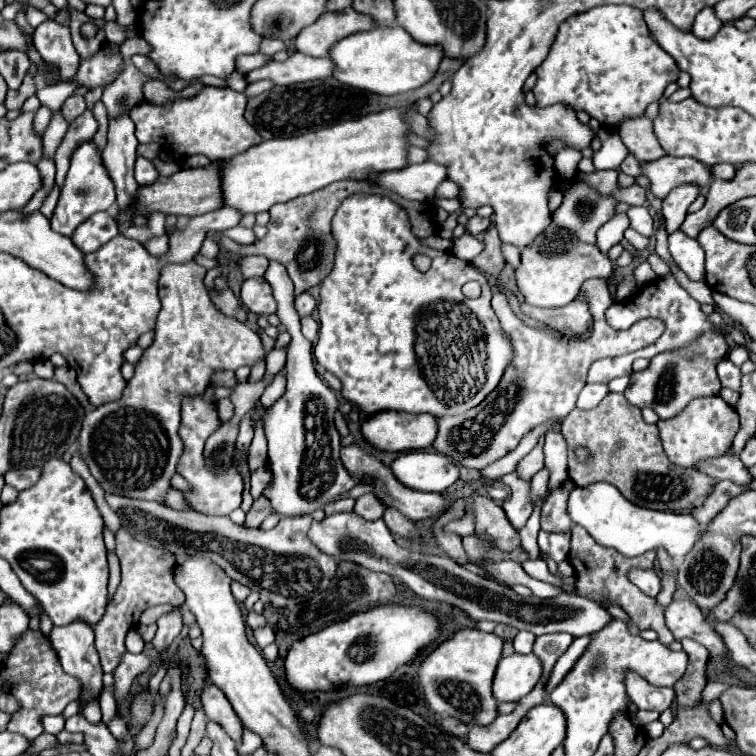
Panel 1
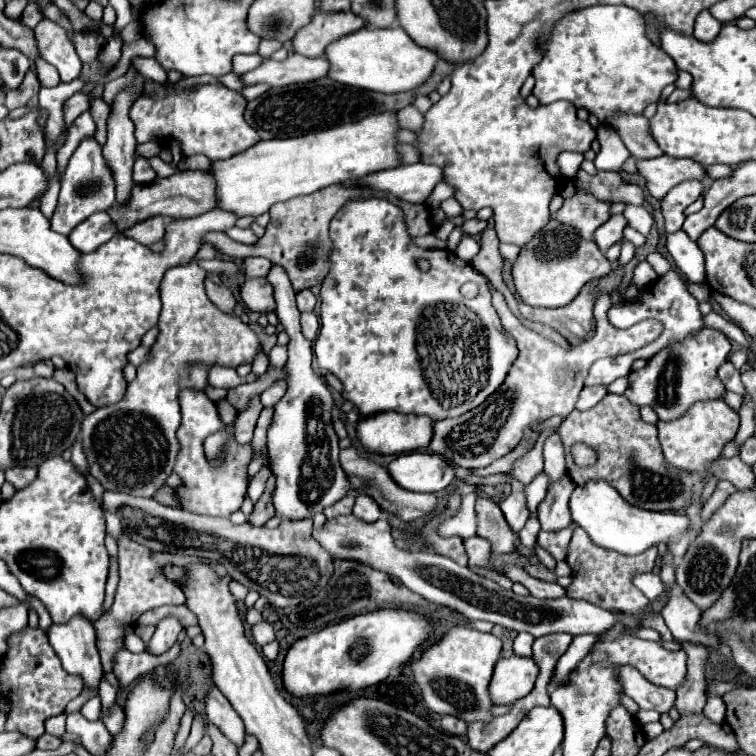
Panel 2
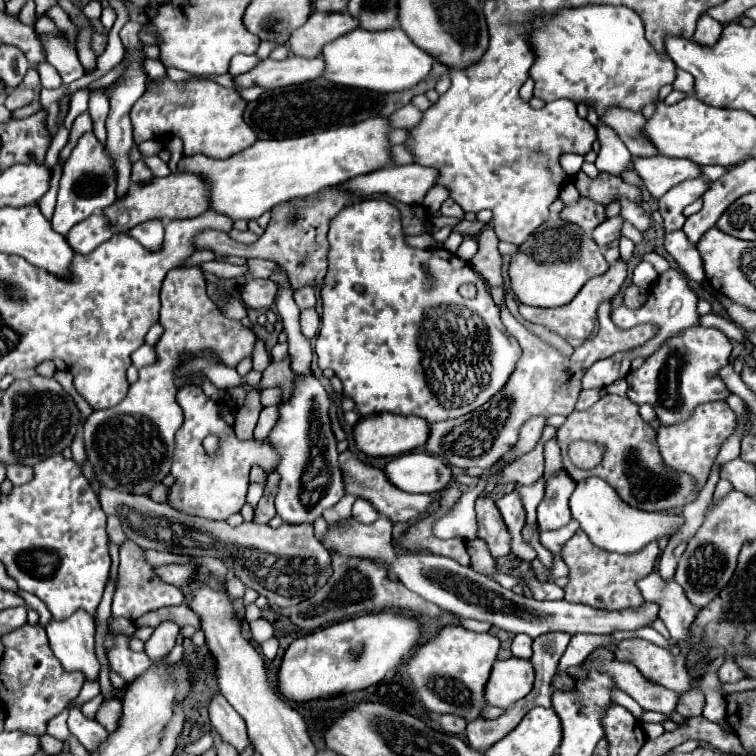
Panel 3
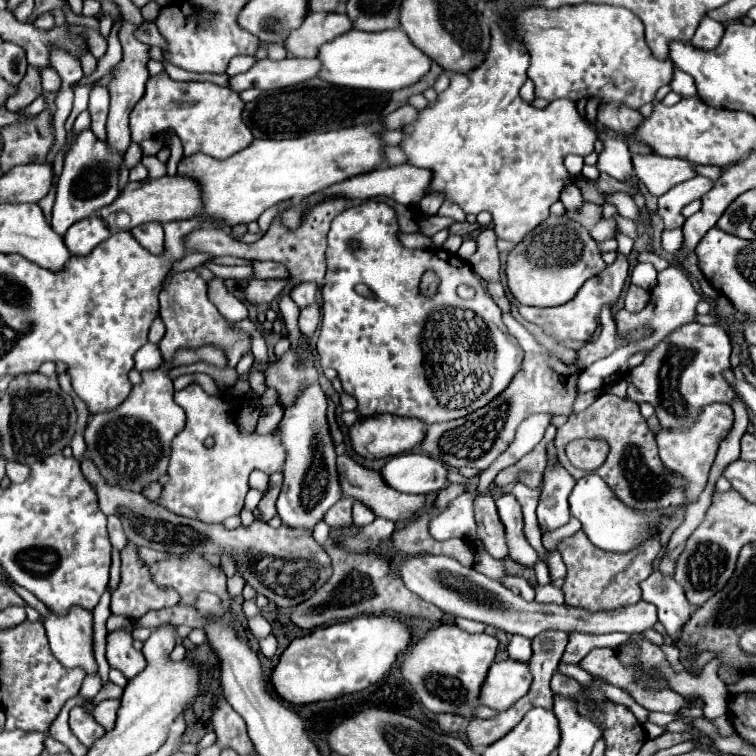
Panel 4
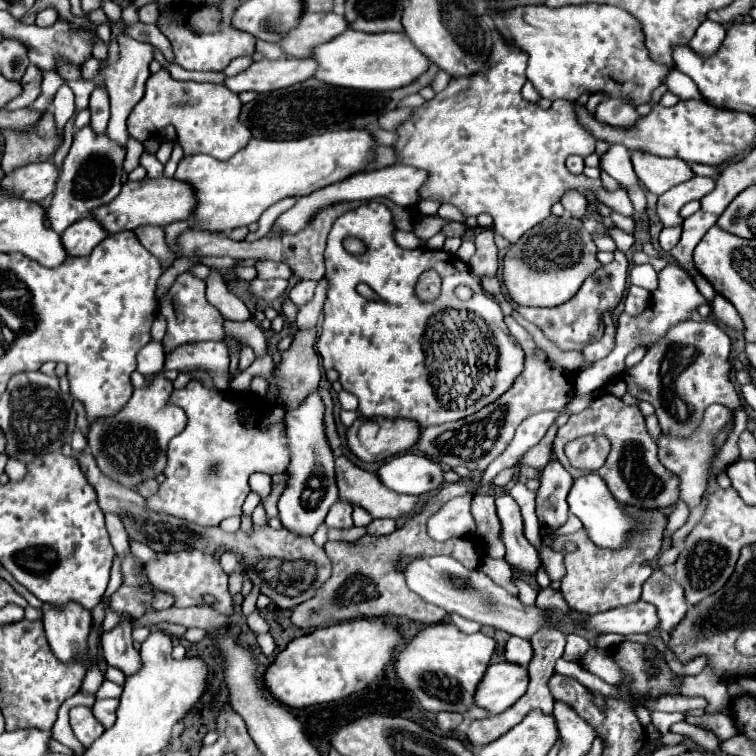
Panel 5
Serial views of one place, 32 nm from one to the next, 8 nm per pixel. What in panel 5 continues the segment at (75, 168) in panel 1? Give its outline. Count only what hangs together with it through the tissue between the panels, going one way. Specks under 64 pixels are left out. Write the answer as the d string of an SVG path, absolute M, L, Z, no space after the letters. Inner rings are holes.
M84 126L76 130L72 148L62 164L62 174L58 180L58 188L52 196L50 206L46 208L46 218L54 232L62 234L70 224L88 216L96 206L106 204L116 198L122 188L122 162L126 158L126 148L120 144L112 144L106 132L96 134L92 126Z

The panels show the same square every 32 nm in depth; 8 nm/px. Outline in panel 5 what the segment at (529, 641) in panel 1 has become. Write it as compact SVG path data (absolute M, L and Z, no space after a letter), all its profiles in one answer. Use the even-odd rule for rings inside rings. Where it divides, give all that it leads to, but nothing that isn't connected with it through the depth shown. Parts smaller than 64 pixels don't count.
M510 636L510 640L506 642L506 648L504 648L504 658L510 662L510 664L520 664L520 666L528 666L530 660L534 658L534 652L532 652L532 644L524 638L518 638L518 636Z

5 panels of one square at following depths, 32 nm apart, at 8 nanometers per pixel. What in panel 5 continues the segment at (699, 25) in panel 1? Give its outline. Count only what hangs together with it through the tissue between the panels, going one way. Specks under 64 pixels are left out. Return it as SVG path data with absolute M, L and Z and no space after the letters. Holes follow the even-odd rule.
M704 20L696 30L694 38L690 40L690 48L698 56L710 56L712 52L716 52L716 48L720 48L720 42L724 42L724 36L726 36L726 30L720 24Z

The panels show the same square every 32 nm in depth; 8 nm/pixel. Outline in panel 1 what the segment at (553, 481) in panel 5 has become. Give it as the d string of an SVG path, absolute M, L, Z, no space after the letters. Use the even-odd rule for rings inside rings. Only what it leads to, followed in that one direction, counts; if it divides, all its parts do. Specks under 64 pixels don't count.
M566 484L556 486L548 494L540 512L540 522L544 532L568 532L572 528L572 520L566 510L568 496L570 496L570 490L566 488Z

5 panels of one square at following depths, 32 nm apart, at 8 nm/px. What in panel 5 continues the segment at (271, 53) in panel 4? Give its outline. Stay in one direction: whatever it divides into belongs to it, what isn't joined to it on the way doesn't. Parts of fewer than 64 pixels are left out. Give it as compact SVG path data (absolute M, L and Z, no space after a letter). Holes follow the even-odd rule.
M258 39L255 47L257 52L261 52L265 58L276 60L283 55L283 52L278 44L268 43Z

